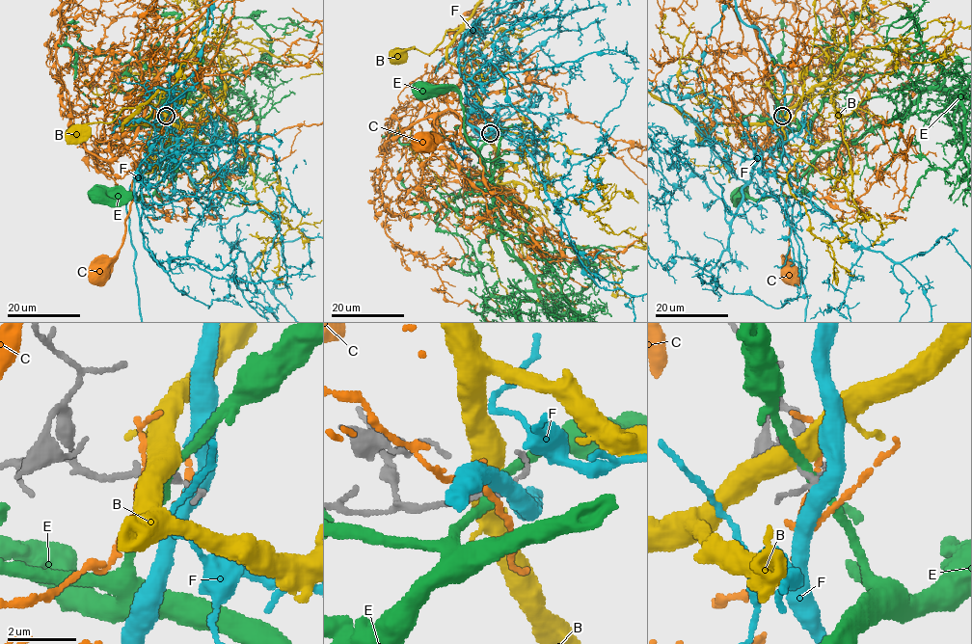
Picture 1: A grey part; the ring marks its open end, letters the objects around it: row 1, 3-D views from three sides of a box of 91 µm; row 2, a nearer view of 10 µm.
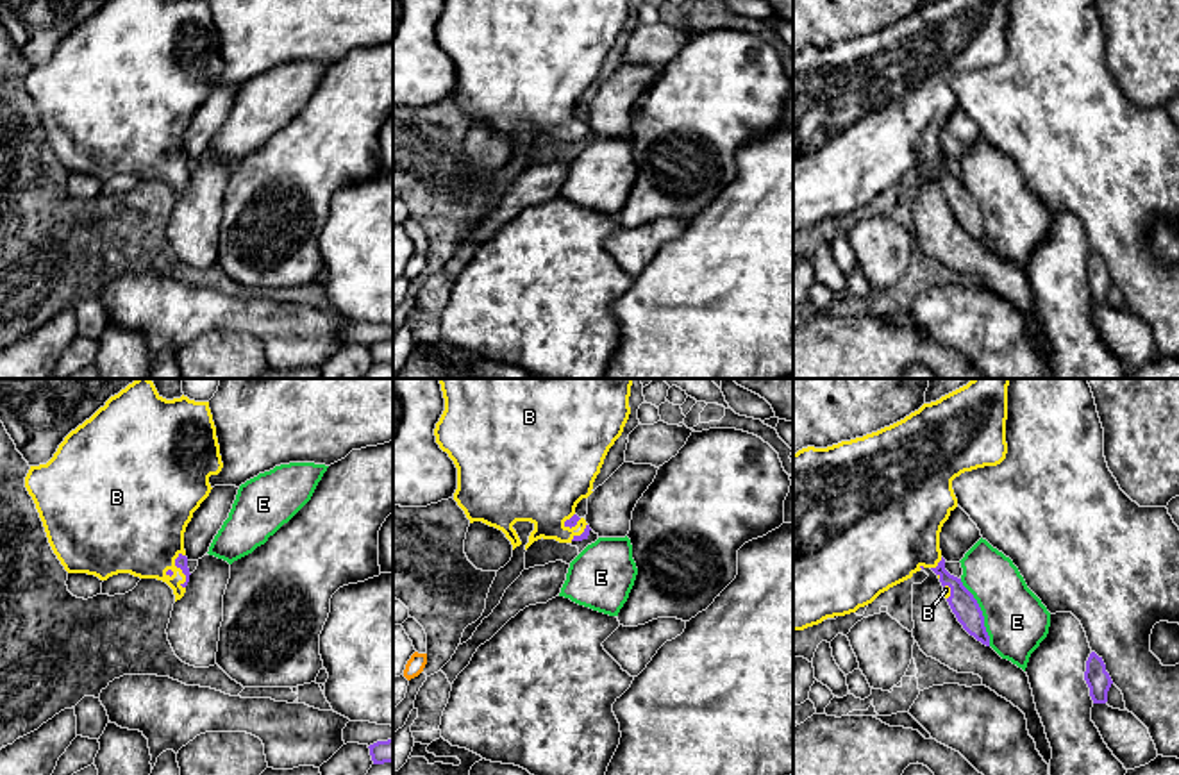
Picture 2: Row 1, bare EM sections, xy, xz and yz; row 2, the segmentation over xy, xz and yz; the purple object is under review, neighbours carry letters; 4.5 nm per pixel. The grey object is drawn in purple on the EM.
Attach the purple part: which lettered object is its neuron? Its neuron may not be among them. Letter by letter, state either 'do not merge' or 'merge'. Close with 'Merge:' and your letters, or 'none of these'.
B: merge
C: do not merge
E: do not merge
F: do not merge
Merge: B

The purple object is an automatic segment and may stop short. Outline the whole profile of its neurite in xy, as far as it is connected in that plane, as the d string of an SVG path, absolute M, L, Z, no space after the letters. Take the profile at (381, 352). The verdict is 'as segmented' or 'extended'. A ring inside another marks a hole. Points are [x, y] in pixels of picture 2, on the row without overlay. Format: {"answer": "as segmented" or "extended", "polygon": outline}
{"answer": "as segmented", "polygon": "M393 339L377 341L368 346L373 364L393 362Z"}

